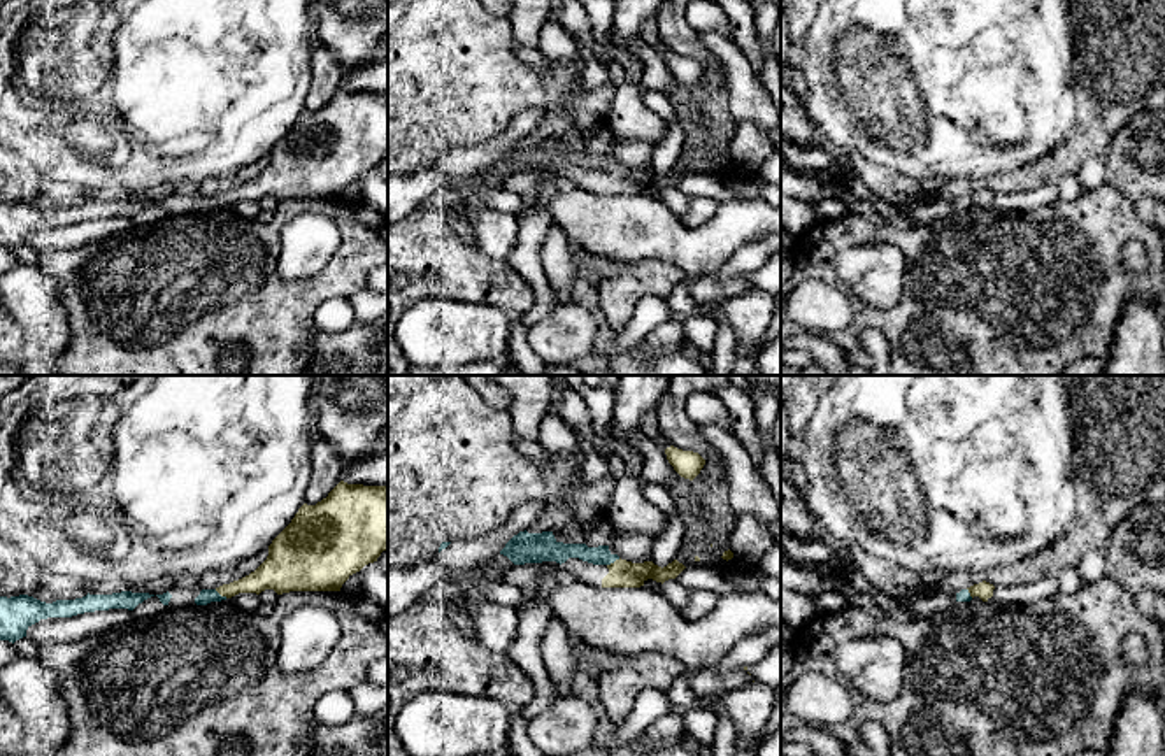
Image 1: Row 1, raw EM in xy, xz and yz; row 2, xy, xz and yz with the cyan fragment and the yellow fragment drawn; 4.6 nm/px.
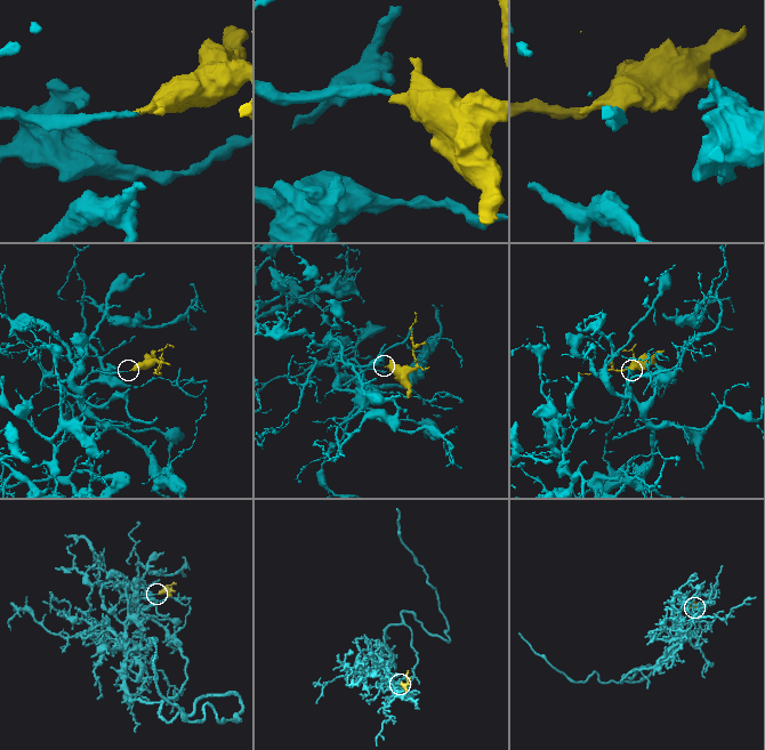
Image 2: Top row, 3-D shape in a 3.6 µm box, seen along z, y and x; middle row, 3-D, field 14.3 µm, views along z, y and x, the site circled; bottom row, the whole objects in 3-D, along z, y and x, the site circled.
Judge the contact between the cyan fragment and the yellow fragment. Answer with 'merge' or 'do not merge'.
merge

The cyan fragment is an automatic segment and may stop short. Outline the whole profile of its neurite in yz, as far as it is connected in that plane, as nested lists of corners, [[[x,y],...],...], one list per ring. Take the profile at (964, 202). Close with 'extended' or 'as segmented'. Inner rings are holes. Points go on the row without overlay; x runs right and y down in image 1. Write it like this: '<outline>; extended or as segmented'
[[[983,188],[956,200],[956,209],[970,209],[974,203],[979,203],[983,209],[988,209],[993,203],[993,196],[993,191]]]; extended

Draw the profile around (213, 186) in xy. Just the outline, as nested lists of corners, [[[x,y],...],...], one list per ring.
[[[263,156],[233,175],[207,179],[195,189],[205,196],[216,196],[223,191],[230,191],[233,188],[249,182],[267,167],[267,163],[268,163],[268,156]]]

